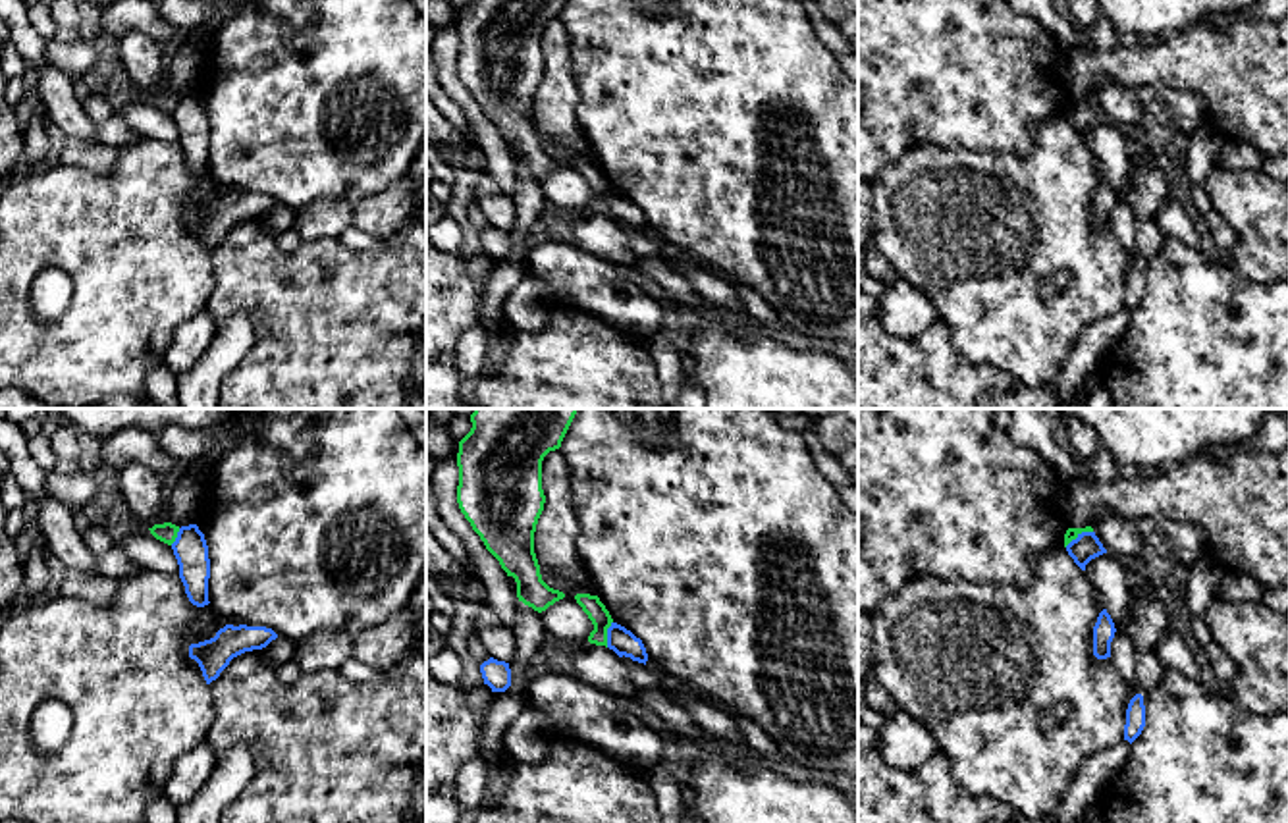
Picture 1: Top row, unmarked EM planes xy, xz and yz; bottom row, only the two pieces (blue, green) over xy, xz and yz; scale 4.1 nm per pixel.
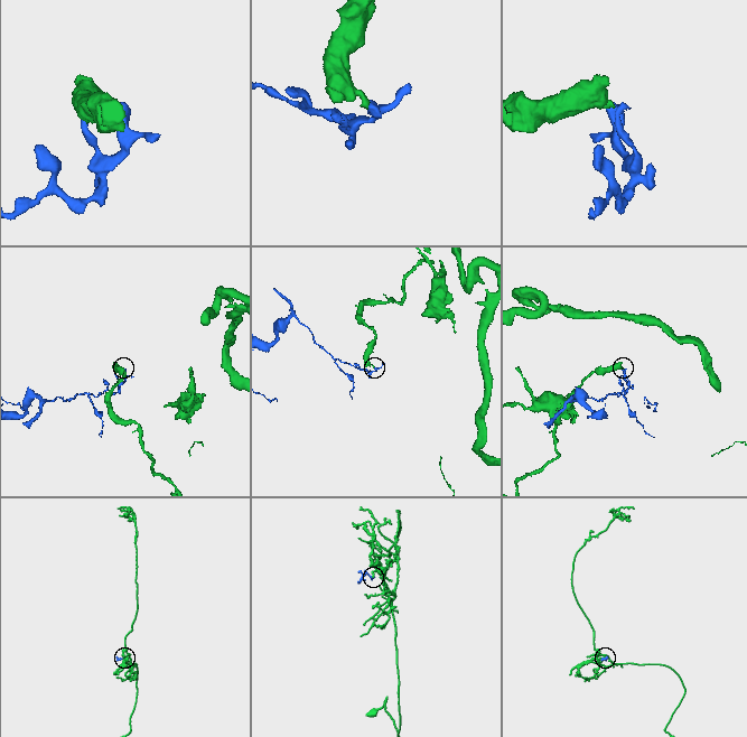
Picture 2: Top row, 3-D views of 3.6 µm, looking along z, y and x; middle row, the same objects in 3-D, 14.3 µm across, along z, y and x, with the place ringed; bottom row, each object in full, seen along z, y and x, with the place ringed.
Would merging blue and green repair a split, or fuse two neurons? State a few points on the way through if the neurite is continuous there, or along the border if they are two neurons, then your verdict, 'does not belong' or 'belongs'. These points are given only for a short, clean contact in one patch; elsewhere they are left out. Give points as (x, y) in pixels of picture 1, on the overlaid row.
border yz (1092, 530), (1082, 530), (1065, 546); does not belong

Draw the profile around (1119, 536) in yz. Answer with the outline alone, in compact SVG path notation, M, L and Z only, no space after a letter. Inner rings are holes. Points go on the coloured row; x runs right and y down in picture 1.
M1114 513L1099 515L1091 528L1107 553L1124 561L1138 559L1145 545L1136 522Z

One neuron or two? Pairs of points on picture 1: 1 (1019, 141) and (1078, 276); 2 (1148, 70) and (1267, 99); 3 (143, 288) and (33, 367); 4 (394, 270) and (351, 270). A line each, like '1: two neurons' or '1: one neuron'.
1: two neurons
2: one neuron
3: one neuron
4: one neuron

